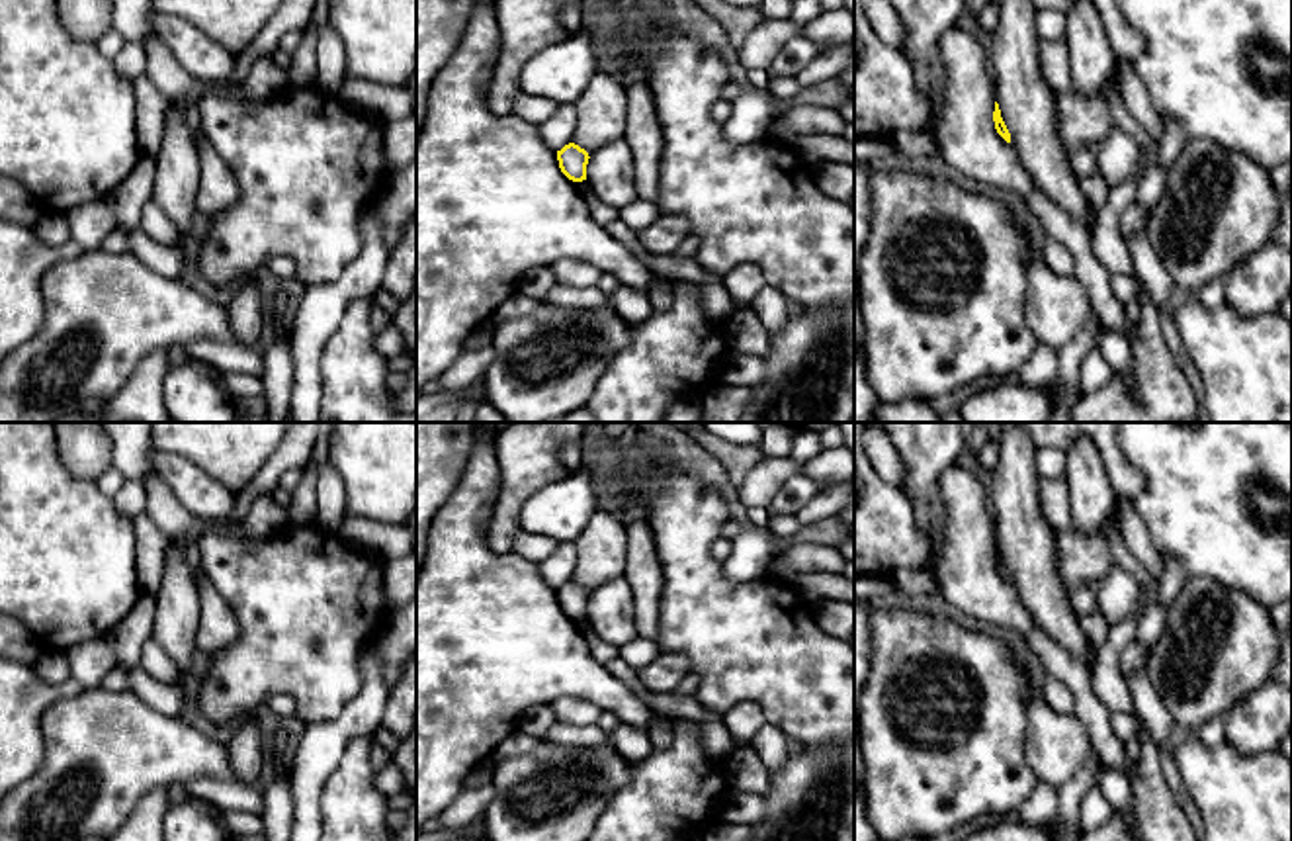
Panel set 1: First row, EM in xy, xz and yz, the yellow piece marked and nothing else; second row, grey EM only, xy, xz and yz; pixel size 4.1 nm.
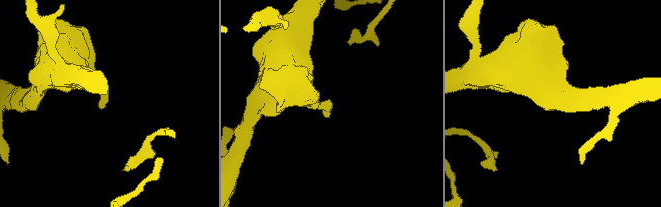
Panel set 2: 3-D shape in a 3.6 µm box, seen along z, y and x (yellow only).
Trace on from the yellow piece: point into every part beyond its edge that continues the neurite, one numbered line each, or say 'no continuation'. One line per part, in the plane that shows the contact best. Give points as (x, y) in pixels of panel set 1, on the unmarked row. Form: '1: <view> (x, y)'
no continuation

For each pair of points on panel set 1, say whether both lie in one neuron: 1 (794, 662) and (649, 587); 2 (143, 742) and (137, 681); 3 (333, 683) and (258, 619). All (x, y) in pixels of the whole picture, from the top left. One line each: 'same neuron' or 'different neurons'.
1: different neurons
2: different neurons
3: same neuron

